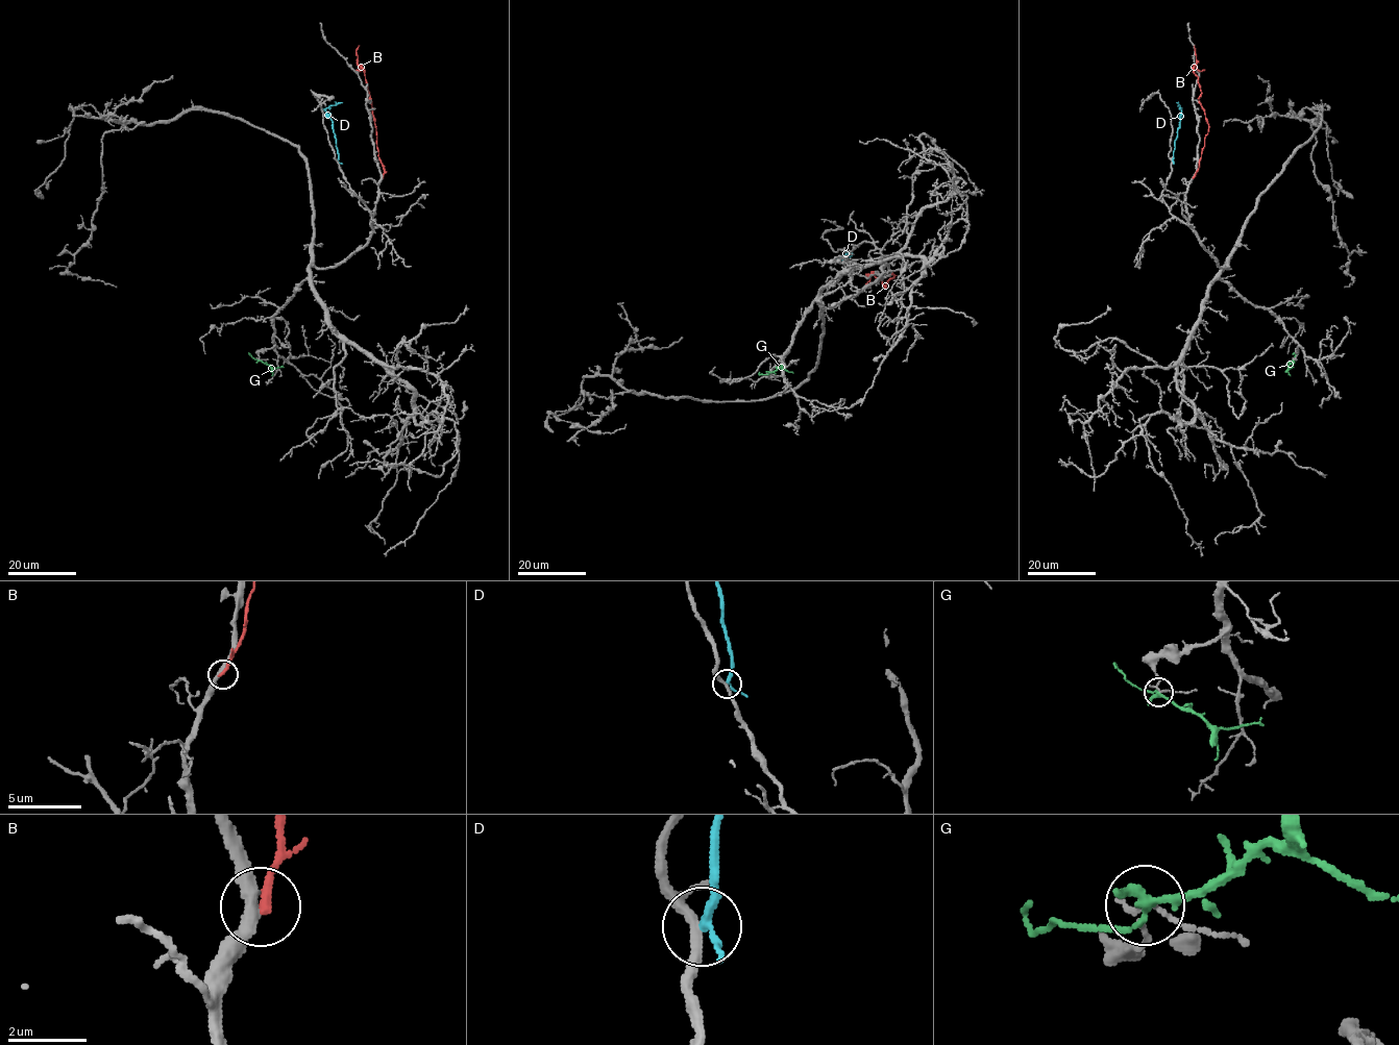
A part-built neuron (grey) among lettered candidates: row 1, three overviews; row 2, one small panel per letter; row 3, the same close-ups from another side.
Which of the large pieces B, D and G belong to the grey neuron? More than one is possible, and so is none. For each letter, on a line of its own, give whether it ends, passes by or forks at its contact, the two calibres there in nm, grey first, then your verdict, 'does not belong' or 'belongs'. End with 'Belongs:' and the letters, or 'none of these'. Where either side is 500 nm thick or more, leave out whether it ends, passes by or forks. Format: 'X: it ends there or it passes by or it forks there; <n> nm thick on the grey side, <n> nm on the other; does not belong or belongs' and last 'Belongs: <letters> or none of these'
B: it ends there; 320 nm thick on the grey side, 240 nm on the other; does not belong
D: it passes by; 240 nm thick on the grey side, 190 nm on the other; does not belong
G: it passes by; 110 nm thick on the grey side, 240 nm on the other; does not belong
Belongs: none of these

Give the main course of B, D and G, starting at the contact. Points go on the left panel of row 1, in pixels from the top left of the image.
B: (382, 177), (384, 170), (378, 156), (372, 109), (363, 69), (358, 64), (356, 50), (359, 46)
D: (337, 160), (333, 122), (325, 109), (342, 102)
G: (259, 359), (271, 367), (284, 367)

